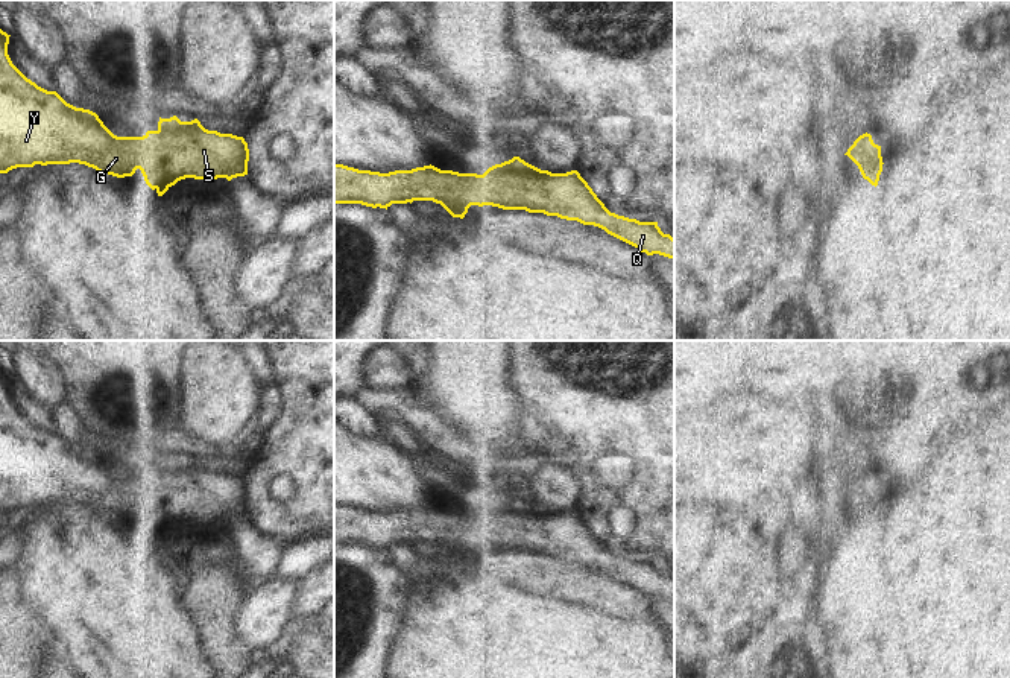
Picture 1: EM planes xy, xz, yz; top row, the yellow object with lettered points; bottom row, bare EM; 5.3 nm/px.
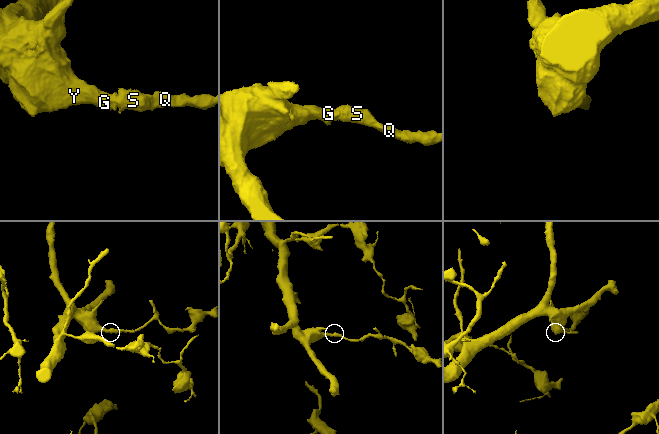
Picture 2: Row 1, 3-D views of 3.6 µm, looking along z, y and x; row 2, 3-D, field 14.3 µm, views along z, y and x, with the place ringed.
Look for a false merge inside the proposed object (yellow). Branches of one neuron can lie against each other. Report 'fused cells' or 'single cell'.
single cell

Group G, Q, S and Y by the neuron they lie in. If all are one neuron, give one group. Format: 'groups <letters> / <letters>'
groups G Q S Y

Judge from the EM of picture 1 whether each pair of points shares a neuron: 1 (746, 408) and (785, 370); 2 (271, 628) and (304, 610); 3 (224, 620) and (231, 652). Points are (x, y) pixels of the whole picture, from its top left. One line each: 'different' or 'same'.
1: different
2: different
3: same

